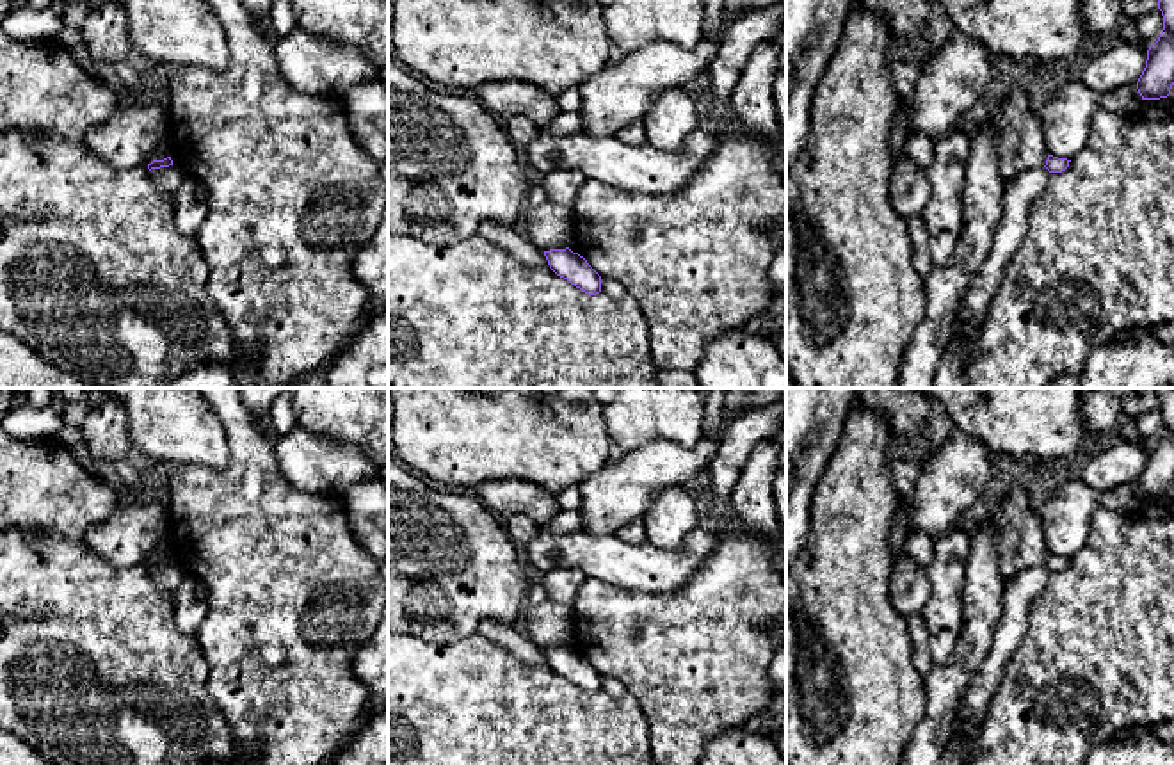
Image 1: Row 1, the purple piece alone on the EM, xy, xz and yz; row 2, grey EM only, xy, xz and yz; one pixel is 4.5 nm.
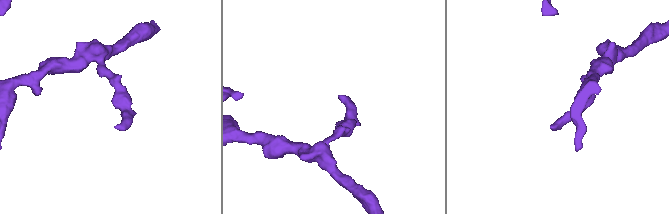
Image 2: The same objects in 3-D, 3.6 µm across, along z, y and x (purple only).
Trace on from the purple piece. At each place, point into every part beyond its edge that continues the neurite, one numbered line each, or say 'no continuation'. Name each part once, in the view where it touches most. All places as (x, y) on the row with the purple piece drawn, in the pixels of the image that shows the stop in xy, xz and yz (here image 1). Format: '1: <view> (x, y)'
no continuation

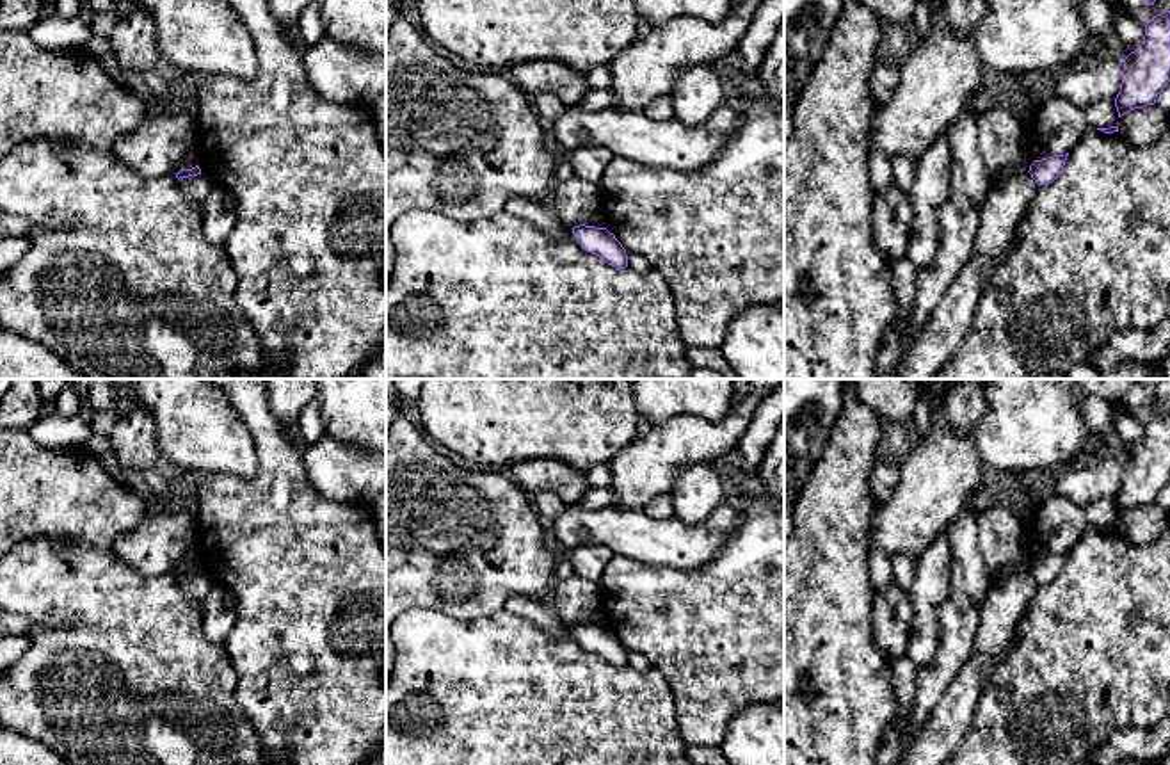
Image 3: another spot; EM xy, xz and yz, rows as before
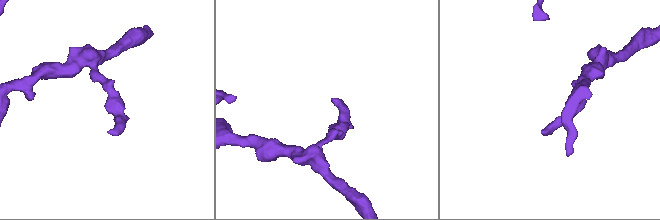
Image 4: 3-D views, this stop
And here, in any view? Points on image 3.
no continuation

